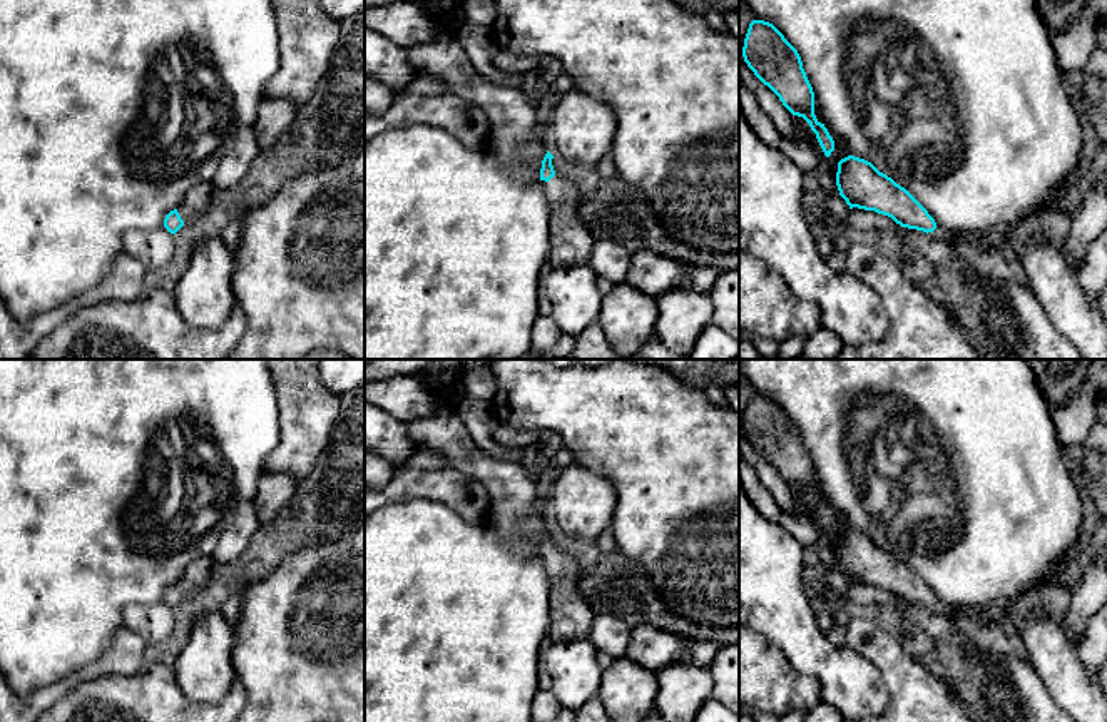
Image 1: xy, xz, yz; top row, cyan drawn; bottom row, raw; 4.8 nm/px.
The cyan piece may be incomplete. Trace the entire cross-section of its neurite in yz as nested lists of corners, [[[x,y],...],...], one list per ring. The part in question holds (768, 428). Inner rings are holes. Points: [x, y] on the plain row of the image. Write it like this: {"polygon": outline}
{"polygon": [[[752,394],[744,413],[742,431],[754,450],[779,471],[783,480],[809,498],[824,530],[829,531],[834,525],[834,515],[814,490],[814,466],[798,425],[773,398]]]}

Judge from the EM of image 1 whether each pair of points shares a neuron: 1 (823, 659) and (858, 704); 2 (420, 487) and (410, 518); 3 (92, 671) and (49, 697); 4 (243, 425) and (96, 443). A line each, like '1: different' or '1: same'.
1: same
2: different
3: same
4: same

